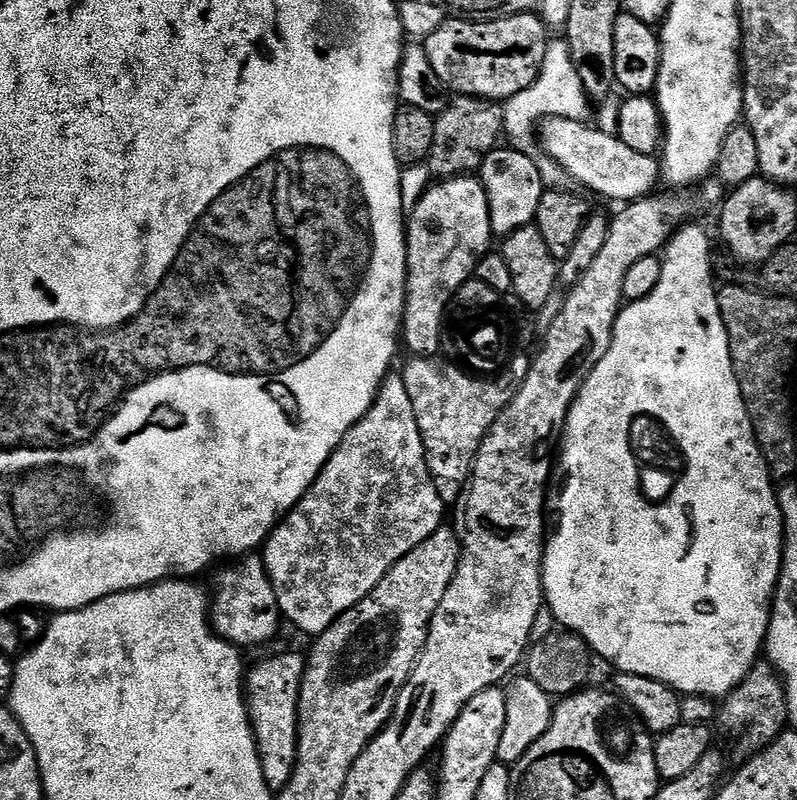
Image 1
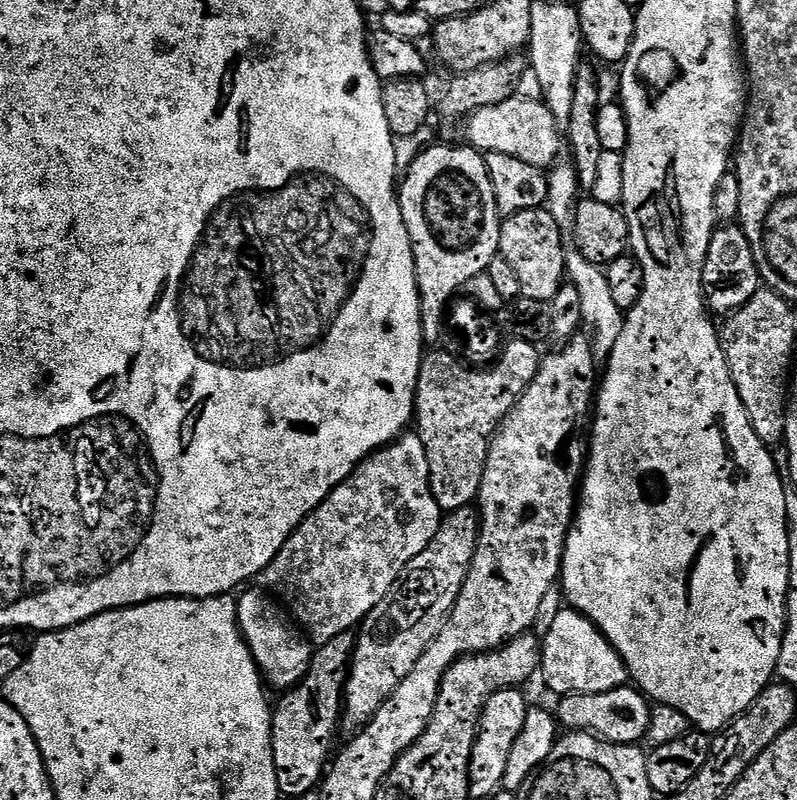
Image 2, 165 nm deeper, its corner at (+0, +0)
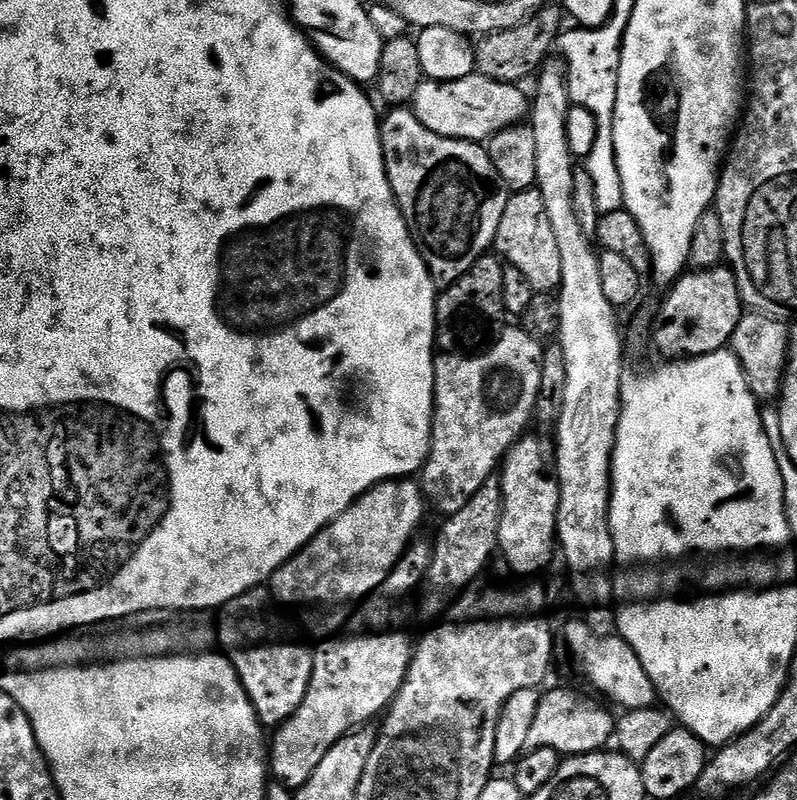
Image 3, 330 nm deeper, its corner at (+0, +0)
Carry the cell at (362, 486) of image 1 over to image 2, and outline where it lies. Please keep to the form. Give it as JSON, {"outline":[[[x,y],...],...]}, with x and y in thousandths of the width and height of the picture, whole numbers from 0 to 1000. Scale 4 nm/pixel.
{"outline":[[[508,539],[448,580],[366,664],[345,698],[331,710],[330,734],[360,761],[364,770],[366,764],[365,774],[393,806],[412,805],[420,795],[442,790],[464,763],[484,748],[504,711],[540,683],[553,649],[555,638],[537,606],[537,579],[529,553],[521,539]]]}

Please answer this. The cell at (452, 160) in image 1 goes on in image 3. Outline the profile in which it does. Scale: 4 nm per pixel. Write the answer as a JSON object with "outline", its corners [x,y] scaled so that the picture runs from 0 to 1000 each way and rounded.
{"outline":[[[696,8],[683,10],[675,18],[670,18],[670,23],[655,28],[655,33],[645,33],[645,38],[630,38],[619,45],[606,46],[595,60],[596,89],[604,95],[631,105],[651,106],[657,103],[652,100],[660,99],[668,89],[671,91],[684,79],[681,75],[686,73],[688,64],[691,60],[694,64],[699,54],[705,39],[705,31],[703,31],[705,15],[701,9],[698,10]]]}

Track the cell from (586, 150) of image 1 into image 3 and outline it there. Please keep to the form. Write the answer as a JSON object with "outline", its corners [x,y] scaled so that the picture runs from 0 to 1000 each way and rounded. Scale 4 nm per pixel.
{"outline":[[[601,93],[572,101],[533,99],[524,108],[514,134],[524,153],[529,153],[535,163],[545,163],[545,168],[571,175],[610,178],[620,168],[654,154],[664,144],[665,125],[662,120],[657,121],[655,111],[646,105],[631,105]]]}

